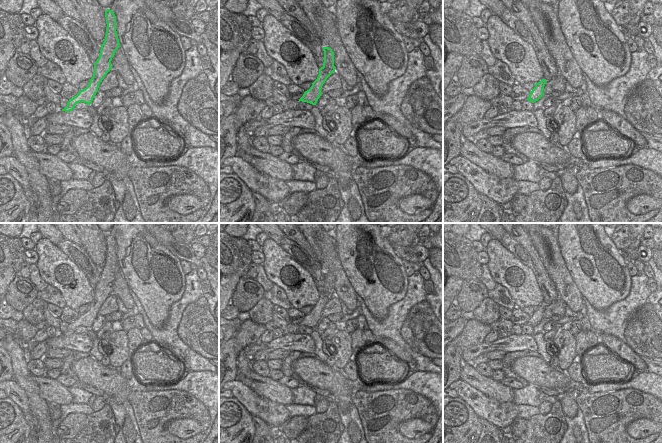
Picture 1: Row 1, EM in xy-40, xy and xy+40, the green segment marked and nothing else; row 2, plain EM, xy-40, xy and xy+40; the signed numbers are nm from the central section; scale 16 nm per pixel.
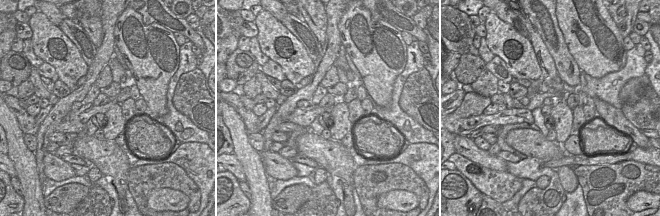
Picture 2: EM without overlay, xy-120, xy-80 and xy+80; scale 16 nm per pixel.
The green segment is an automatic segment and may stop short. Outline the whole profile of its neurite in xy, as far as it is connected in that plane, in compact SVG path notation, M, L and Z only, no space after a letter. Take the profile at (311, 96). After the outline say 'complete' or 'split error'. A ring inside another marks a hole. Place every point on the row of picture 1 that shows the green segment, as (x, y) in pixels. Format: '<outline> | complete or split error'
M323 47L324 51L324 62L323 66L319 69L319 75L317 79L312 83L312 86L309 90L305 91L303 96L299 99L298 102L307 102L312 105L316 105L319 97L321 96L321 88L327 78L335 72L334 66L334 53L331 48Z | complete

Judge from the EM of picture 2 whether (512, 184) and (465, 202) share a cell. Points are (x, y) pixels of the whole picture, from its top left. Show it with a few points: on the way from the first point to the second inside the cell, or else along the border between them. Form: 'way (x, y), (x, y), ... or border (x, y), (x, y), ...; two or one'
border (466, 177), (483, 194); two

